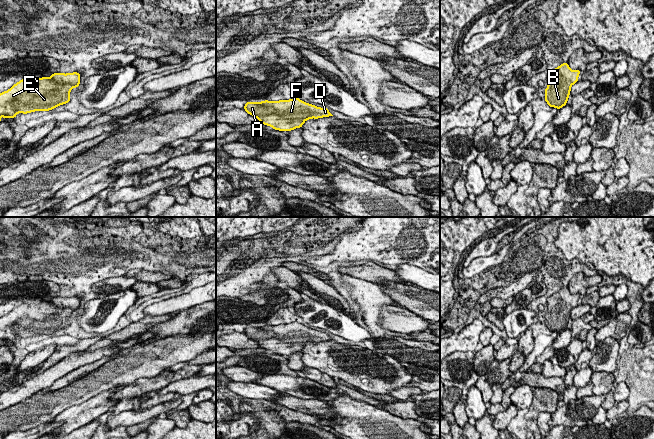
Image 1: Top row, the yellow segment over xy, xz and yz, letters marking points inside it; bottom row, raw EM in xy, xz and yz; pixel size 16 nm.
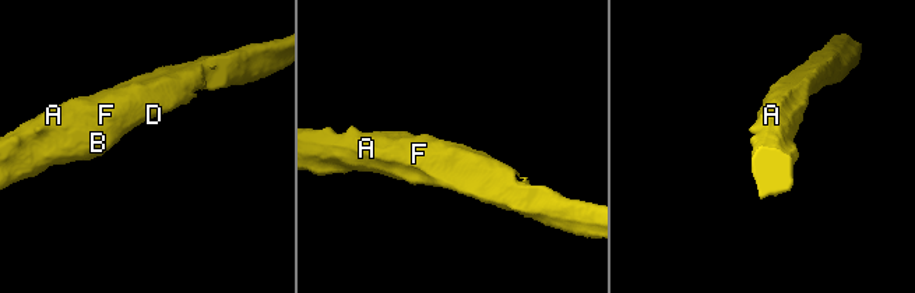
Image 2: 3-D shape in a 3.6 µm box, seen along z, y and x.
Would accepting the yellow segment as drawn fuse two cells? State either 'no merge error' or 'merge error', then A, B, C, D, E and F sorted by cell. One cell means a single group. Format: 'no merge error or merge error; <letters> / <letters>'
no merge error; A B C D E F

